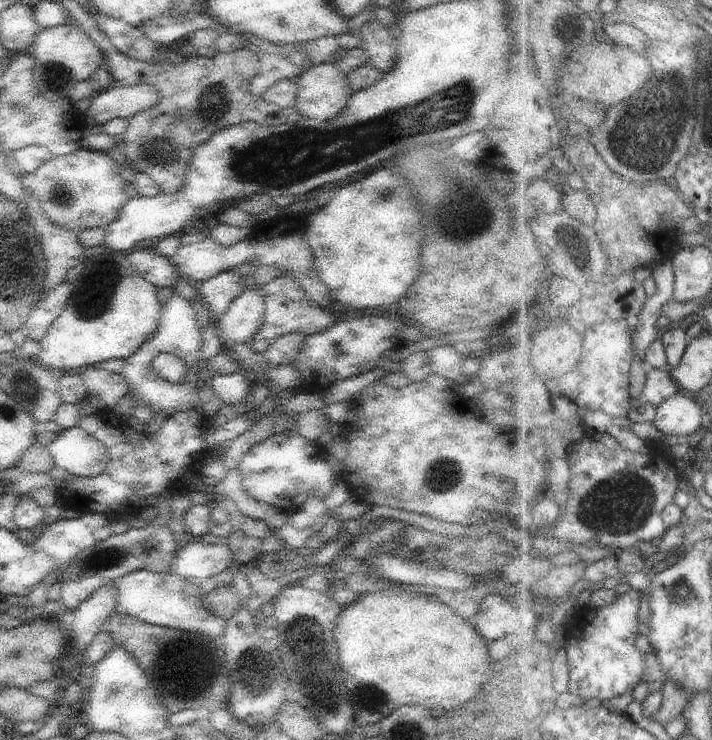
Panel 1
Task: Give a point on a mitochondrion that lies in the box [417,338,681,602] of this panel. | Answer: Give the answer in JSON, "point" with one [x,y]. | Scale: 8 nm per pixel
{"point":[616,503]}

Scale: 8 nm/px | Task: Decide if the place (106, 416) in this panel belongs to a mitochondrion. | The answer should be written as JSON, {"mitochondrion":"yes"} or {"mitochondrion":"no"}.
{"mitochondrion":"no"}

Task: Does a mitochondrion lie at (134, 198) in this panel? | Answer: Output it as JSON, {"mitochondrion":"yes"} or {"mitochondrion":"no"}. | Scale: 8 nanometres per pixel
{"mitochondrion":"no"}

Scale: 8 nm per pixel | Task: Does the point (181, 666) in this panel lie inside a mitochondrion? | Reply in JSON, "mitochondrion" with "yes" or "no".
{"mitochondrion":"yes"}

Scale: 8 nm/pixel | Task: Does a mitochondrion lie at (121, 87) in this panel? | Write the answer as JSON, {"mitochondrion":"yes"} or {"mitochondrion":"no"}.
{"mitochondrion":"no"}

